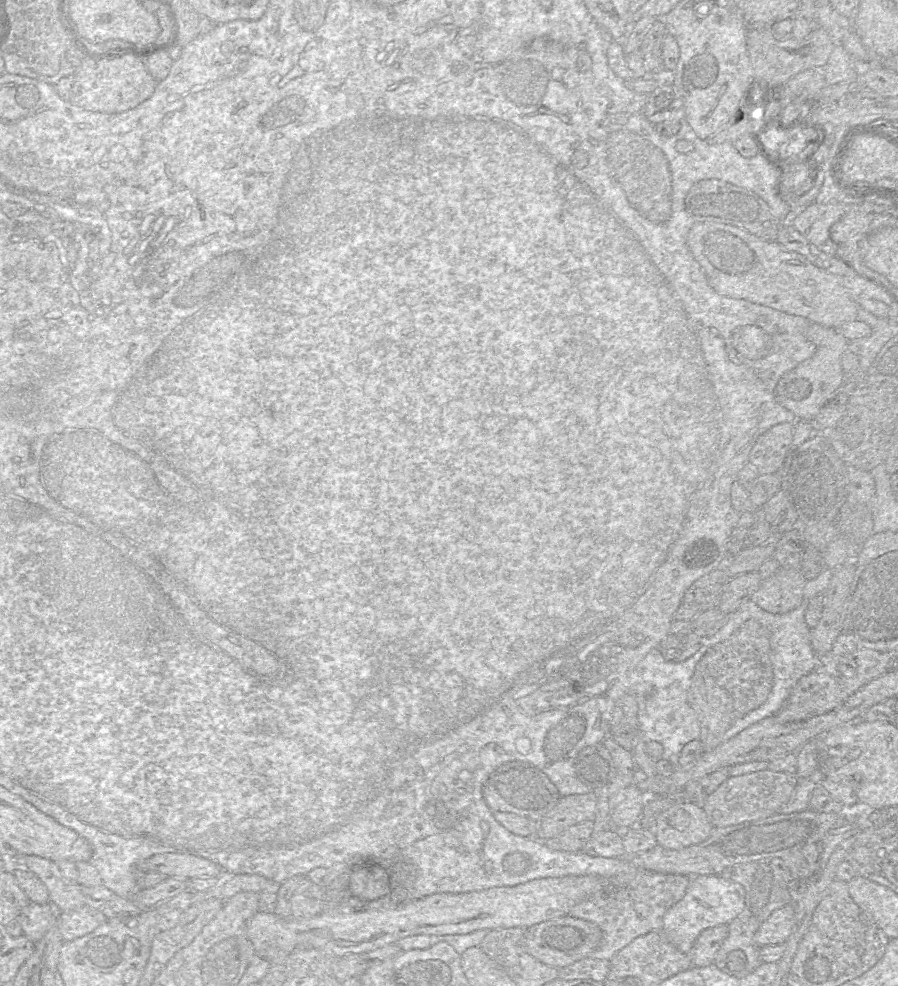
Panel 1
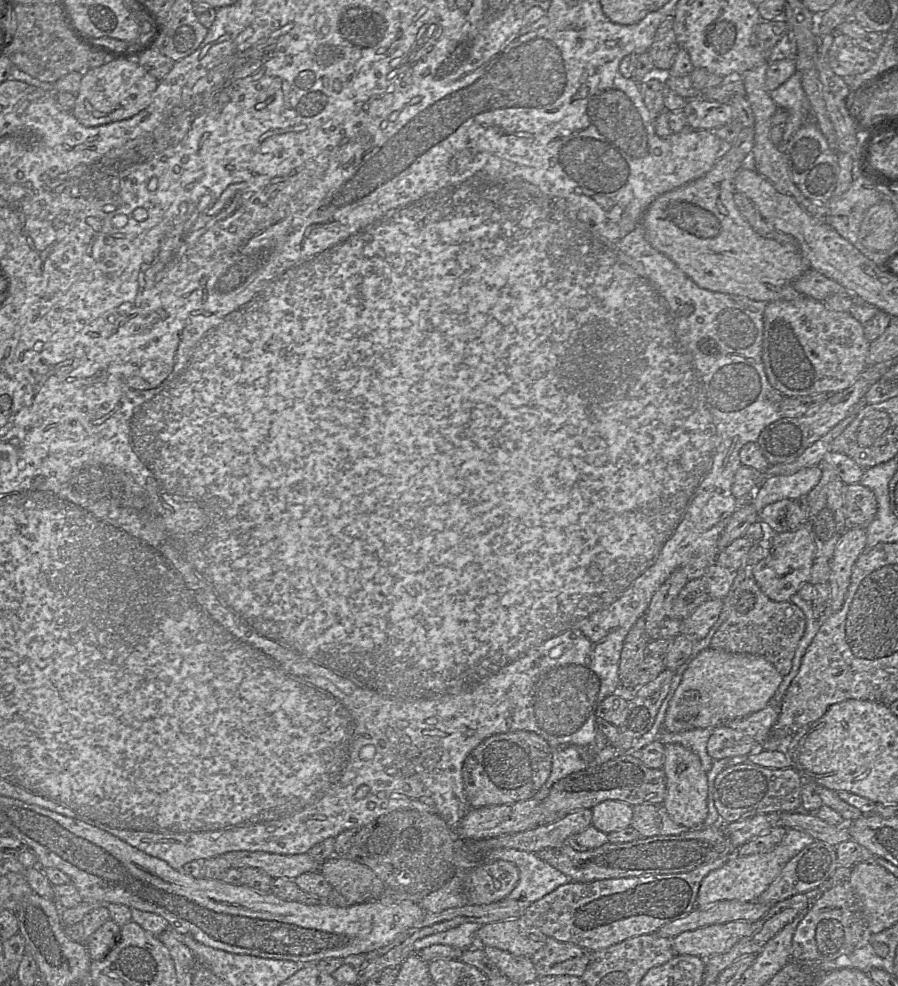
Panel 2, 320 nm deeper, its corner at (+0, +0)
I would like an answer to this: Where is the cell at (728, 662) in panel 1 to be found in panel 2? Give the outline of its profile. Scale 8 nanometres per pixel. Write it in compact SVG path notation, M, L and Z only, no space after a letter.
M749 574L735 590L728 618L714 634L709 647L729 653L762 656L785 677L792 668L796 648L804 635L806 618L791 601L775 602L768 598Z

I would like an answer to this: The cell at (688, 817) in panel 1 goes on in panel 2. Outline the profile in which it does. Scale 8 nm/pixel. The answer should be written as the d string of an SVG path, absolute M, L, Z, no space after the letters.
M667 744L662 769L666 776L666 797L661 807L676 824L689 830L701 829L708 815L708 780L699 757L680 744Z

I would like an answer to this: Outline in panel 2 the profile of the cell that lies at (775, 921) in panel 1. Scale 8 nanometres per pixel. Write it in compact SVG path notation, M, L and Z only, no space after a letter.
M745 920L710 925L677 935L672 939L672 945L677 955L692 955L707 959L729 951L757 928L758 923Z

